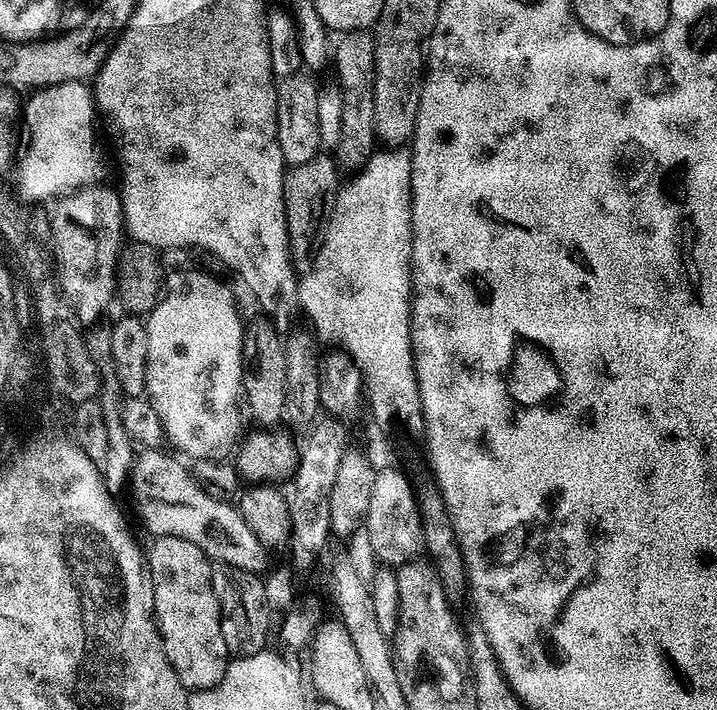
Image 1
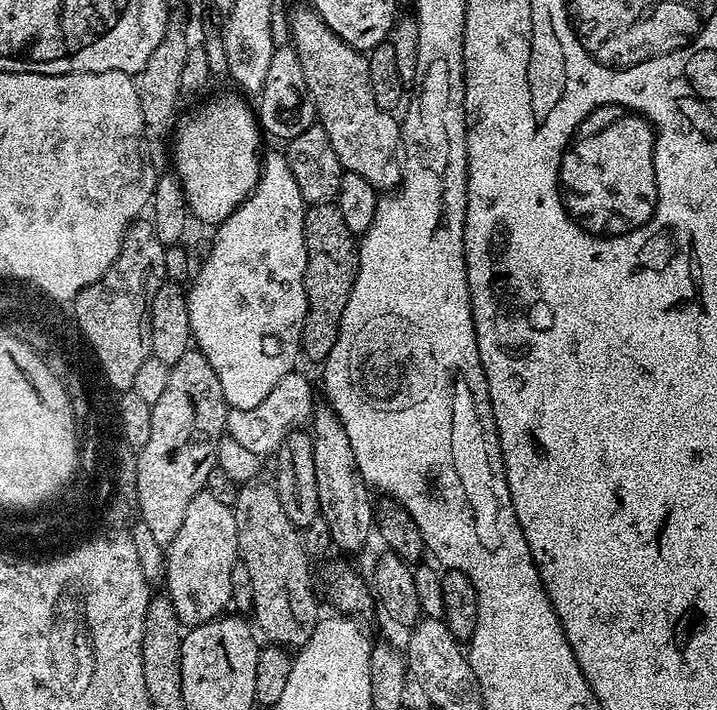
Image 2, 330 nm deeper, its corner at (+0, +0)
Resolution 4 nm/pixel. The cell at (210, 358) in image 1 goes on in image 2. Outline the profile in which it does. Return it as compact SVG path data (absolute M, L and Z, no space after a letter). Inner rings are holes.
M265 151L262 156L260 177L254 186L254 190L238 205L234 214L230 214L230 218L226 218L221 224L215 225L216 237L213 238L212 245L208 248L208 257L202 260L199 265L199 272L195 274L191 281L191 284L193 283L192 288L190 284L187 289L192 339L195 347L200 350L206 361L210 362L210 366L214 368L214 372L218 376L218 382L221 383L222 394L225 395L225 401L229 408L251 410L253 406L258 406L258 402L262 402L262 398L266 398L266 394L270 394L270 390L274 390L274 386L278 386L278 382L282 382L282 378L286 378L295 369L292 367L296 364L296 356L301 355L300 335L308 309L308 299L304 289L304 275L306 274L306 262L308 261L306 258L306 242L304 241L305 211L306 205L302 194L298 190L298 182L294 182L294 173L290 171L290 162L287 155L283 151Z

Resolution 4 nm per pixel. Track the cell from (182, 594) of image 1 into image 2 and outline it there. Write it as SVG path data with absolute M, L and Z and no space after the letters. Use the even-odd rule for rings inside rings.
M203 490L190 501L186 516L172 544L166 548L167 579L166 595L172 599L172 608L178 614L181 625L195 626L216 619L232 600L232 571L238 568L238 526L236 514L231 507L222 505L207 490Z

